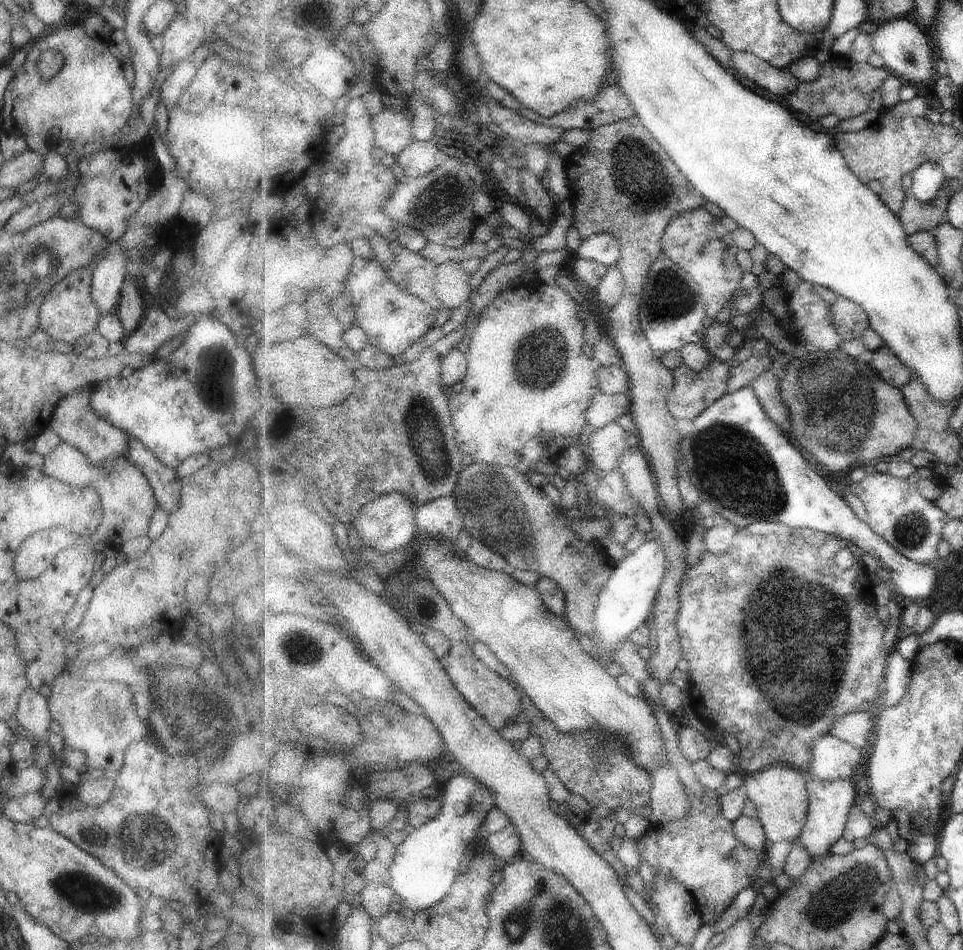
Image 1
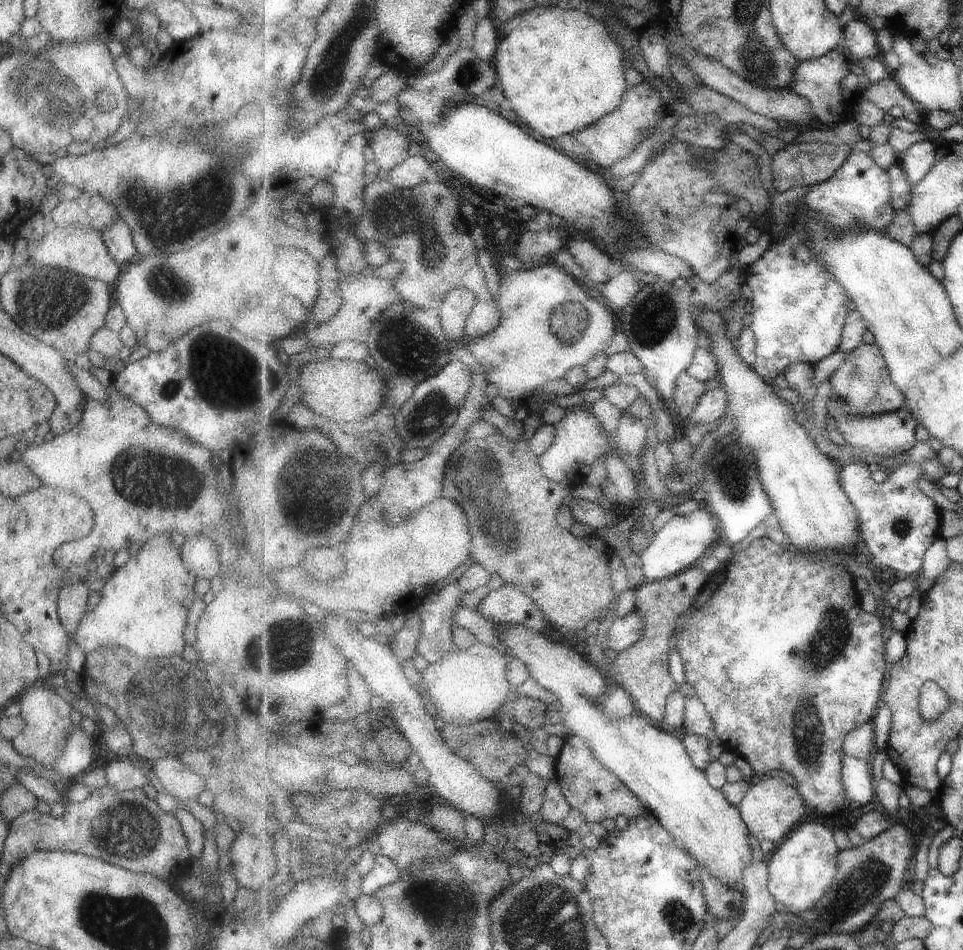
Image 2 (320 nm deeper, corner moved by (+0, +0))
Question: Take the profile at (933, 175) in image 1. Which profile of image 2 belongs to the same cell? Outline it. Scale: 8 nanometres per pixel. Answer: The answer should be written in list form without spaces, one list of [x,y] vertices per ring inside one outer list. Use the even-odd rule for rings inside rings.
[[[925,139],[914,144],[905,152],[898,153],[899,161],[913,186],[919,184],[929,174],[941,151],[941,147]]]

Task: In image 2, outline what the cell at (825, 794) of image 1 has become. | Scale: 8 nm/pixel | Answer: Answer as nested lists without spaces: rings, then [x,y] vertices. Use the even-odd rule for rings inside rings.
[[[810,815],[768,856],[769,892],[788,909],[790,914],[801,914],[815,909],[816,904],[825,896],[838,873],[840,848],[836,843],[835,832],[817,822]]]

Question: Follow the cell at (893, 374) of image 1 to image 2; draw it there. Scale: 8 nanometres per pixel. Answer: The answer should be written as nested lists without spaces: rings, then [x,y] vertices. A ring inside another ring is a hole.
[[[863,343],[852,350],[829,378],[827,378],[837,399],[848,402],[848,412],[855,416],[882,415],[905,409],[906,396],[893,382],[890,370],[880,346]]]

